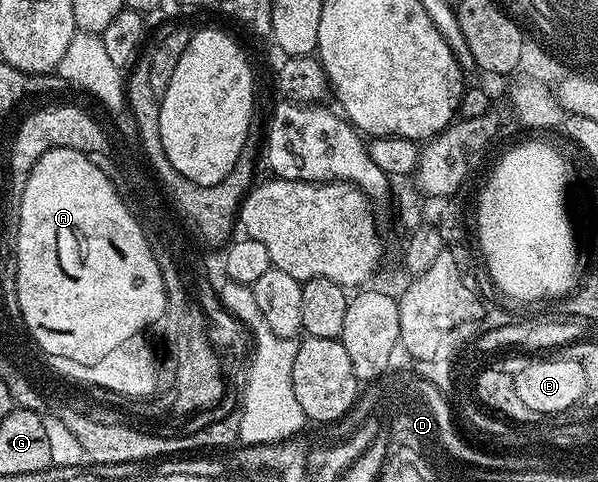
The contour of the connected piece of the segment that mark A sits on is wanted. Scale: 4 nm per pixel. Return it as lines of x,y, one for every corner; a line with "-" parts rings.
71,148
48,150
48,154
44,154
44,158
40,158
36,166
32,166
32,174
28,174
28,182
24,186
23,200
20,202
19,210
18,298
27,330
46,355
67,357
71,361
86,364
94,364
106,354
116,351
121,344
135,339
149,324
154,324
161,316
167,315
166,294
160,266
157,265
146,235
104,170
98,169
87,153
77,152

